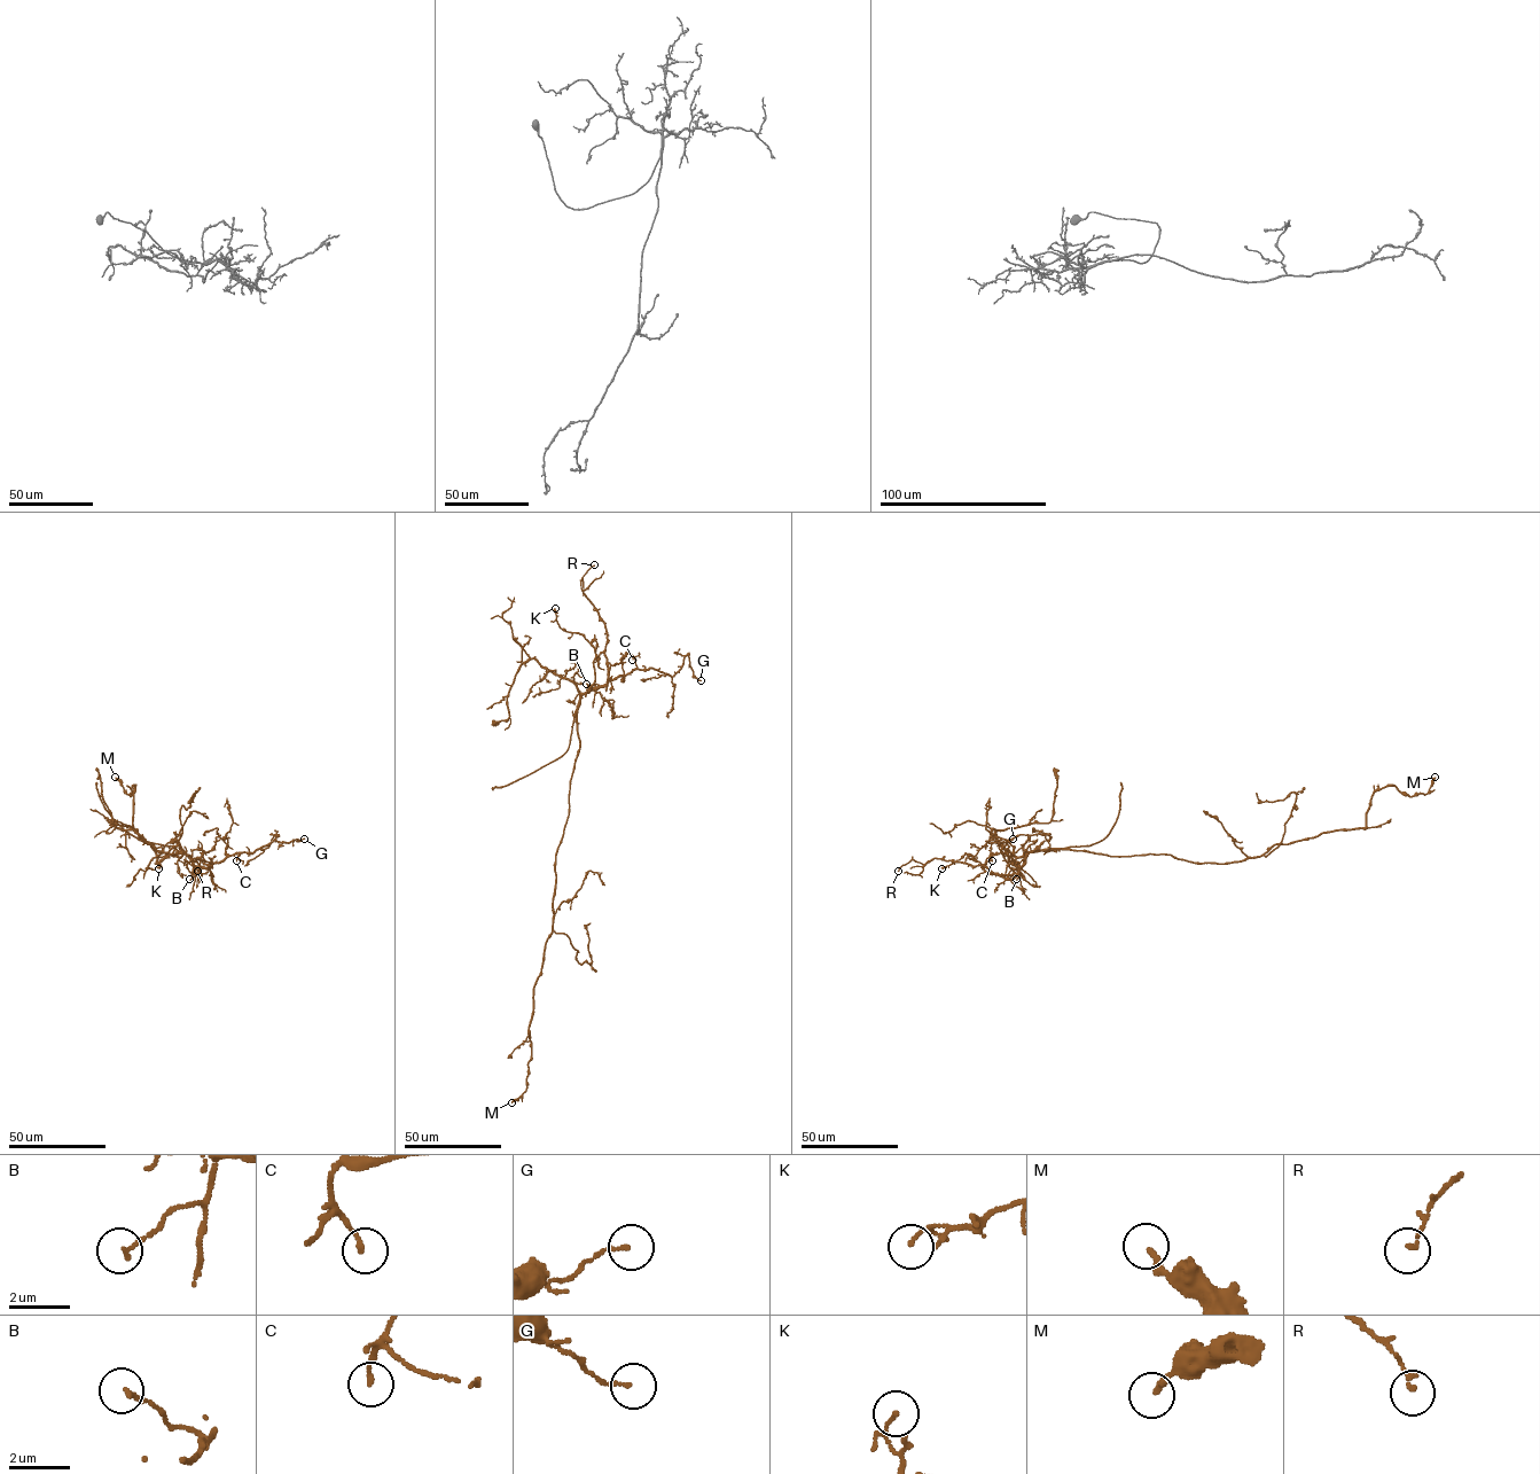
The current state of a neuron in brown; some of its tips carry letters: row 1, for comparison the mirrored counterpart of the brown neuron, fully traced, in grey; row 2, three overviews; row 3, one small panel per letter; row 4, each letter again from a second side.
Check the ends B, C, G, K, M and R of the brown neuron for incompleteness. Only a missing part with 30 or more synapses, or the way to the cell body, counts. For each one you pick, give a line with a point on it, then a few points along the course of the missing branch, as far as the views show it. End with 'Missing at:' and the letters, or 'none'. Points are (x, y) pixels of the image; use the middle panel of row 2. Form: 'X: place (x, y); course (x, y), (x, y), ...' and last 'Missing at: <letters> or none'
Missing at: none

